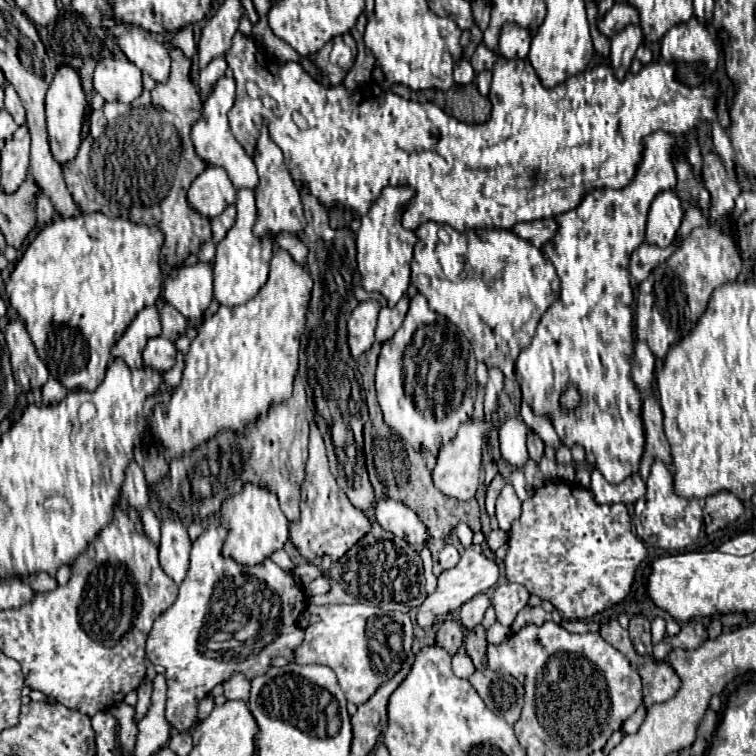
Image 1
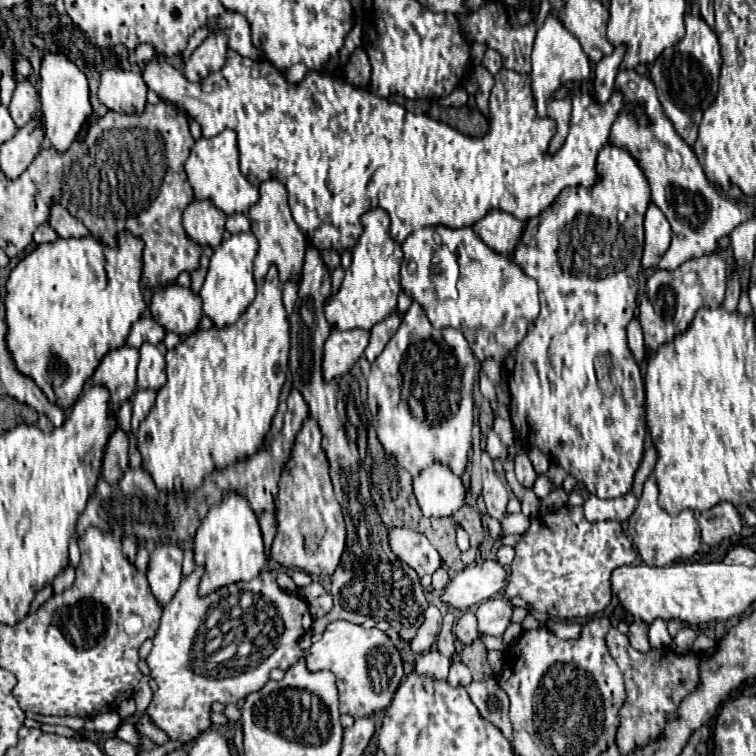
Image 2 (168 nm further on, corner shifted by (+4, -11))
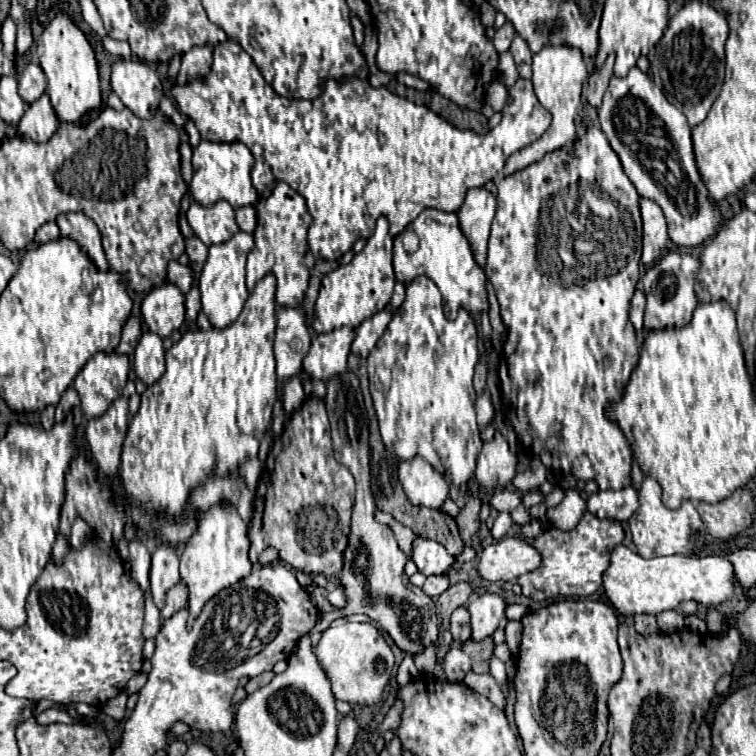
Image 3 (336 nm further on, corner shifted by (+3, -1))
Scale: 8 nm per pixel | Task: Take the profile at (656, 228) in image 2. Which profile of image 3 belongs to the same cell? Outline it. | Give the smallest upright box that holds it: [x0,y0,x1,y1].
[640,199,668,265]

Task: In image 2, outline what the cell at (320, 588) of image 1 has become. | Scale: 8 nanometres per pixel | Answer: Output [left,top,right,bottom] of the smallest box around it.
[309,593,333,619]

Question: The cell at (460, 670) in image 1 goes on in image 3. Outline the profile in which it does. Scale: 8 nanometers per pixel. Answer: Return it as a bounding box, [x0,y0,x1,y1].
[444,647,470,683]

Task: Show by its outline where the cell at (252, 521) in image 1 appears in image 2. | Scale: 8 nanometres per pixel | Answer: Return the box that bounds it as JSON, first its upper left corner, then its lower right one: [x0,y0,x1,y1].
[195,493,267,595]

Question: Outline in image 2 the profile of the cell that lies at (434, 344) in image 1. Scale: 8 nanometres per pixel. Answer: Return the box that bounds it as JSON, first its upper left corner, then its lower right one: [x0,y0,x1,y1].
[367,301,477,475]

